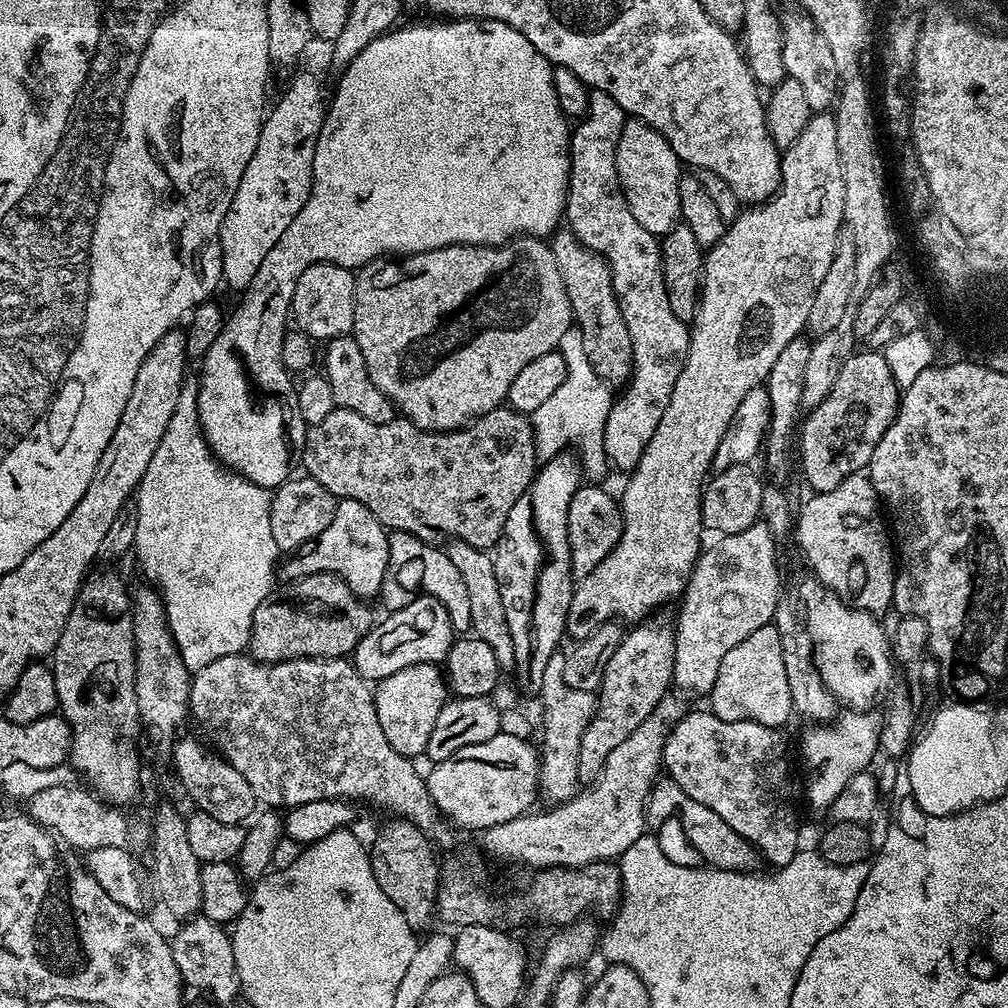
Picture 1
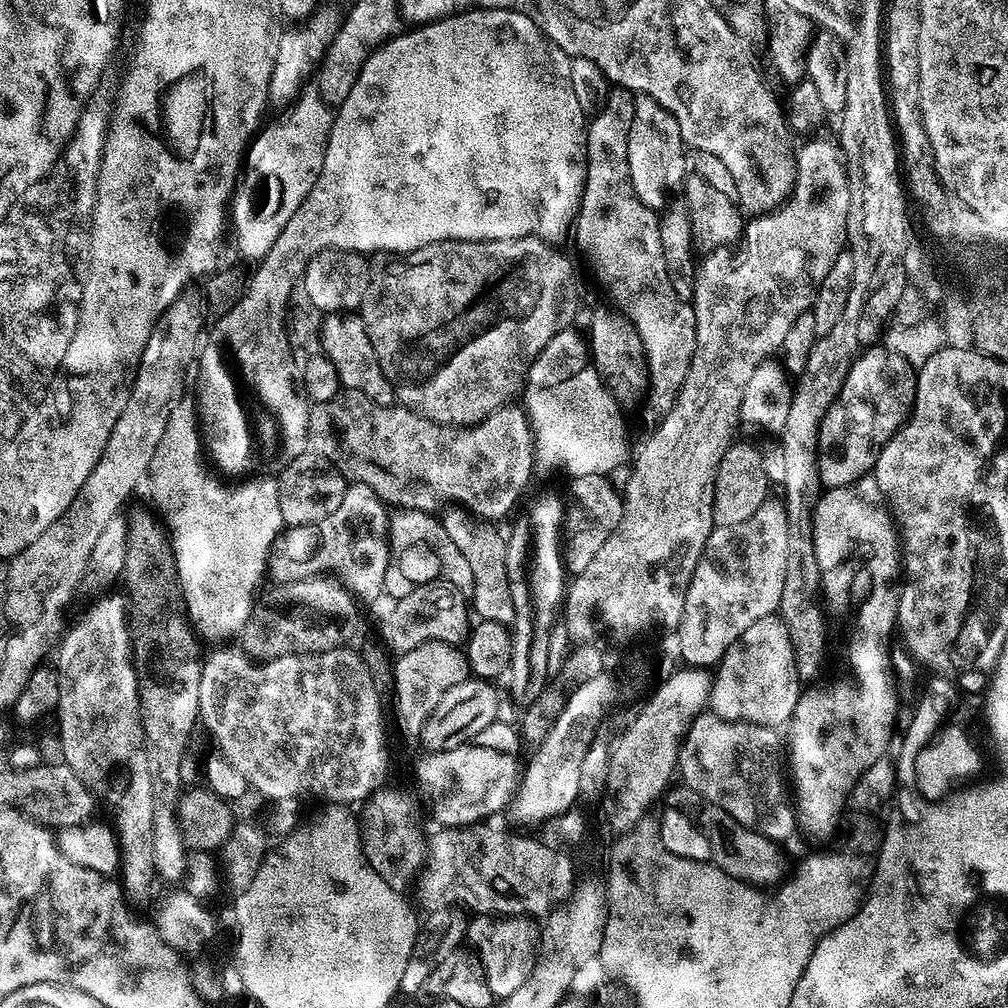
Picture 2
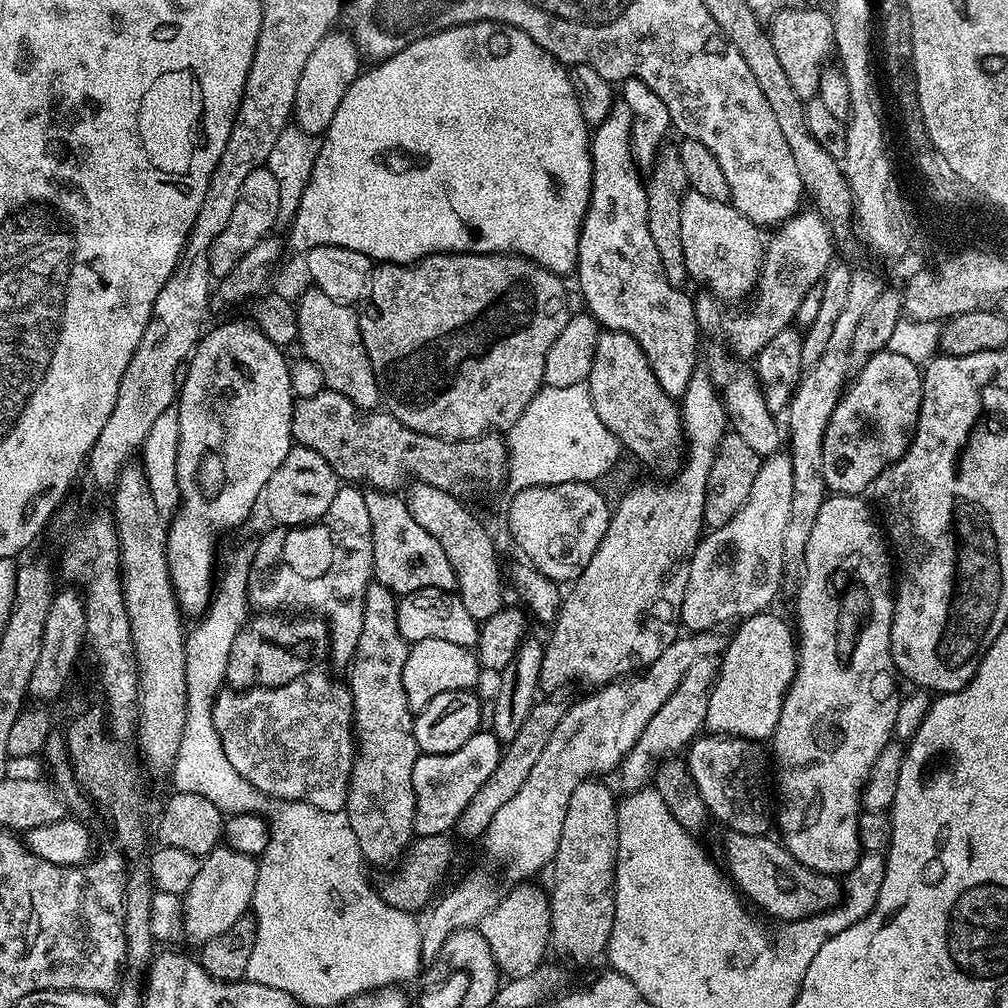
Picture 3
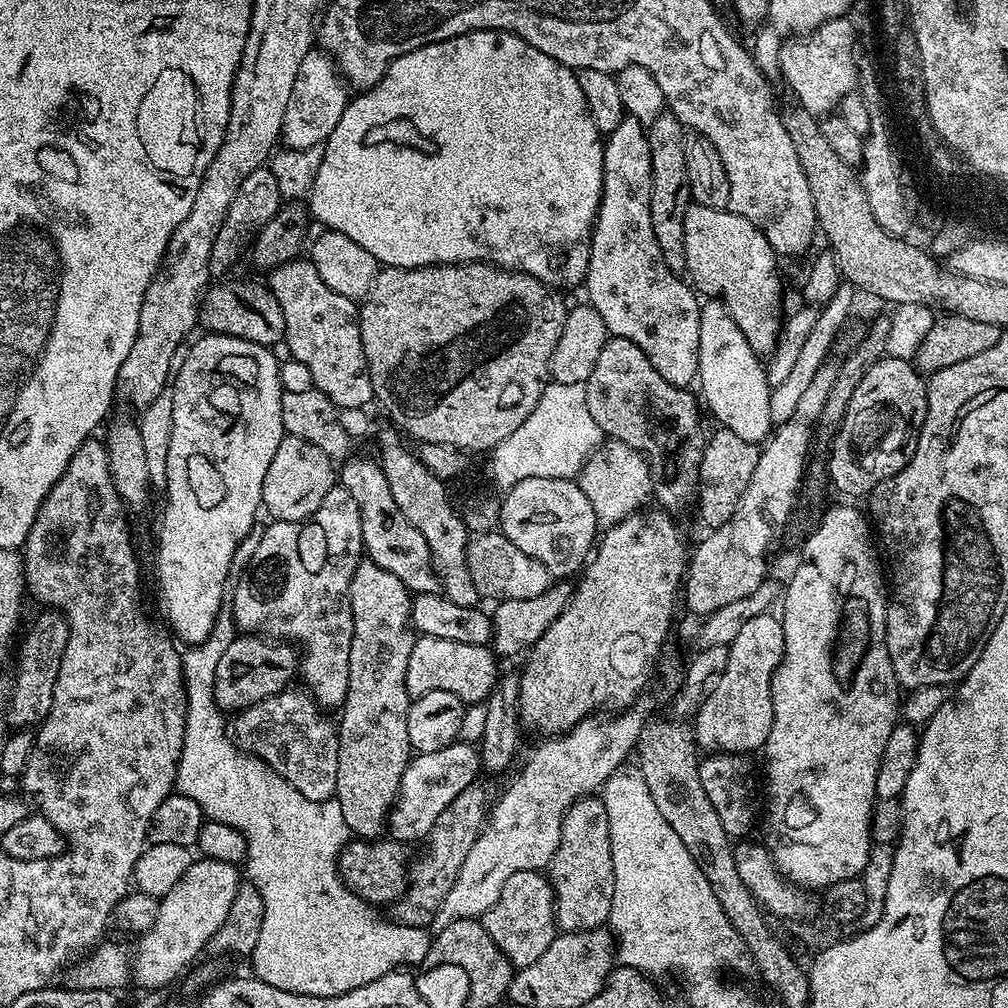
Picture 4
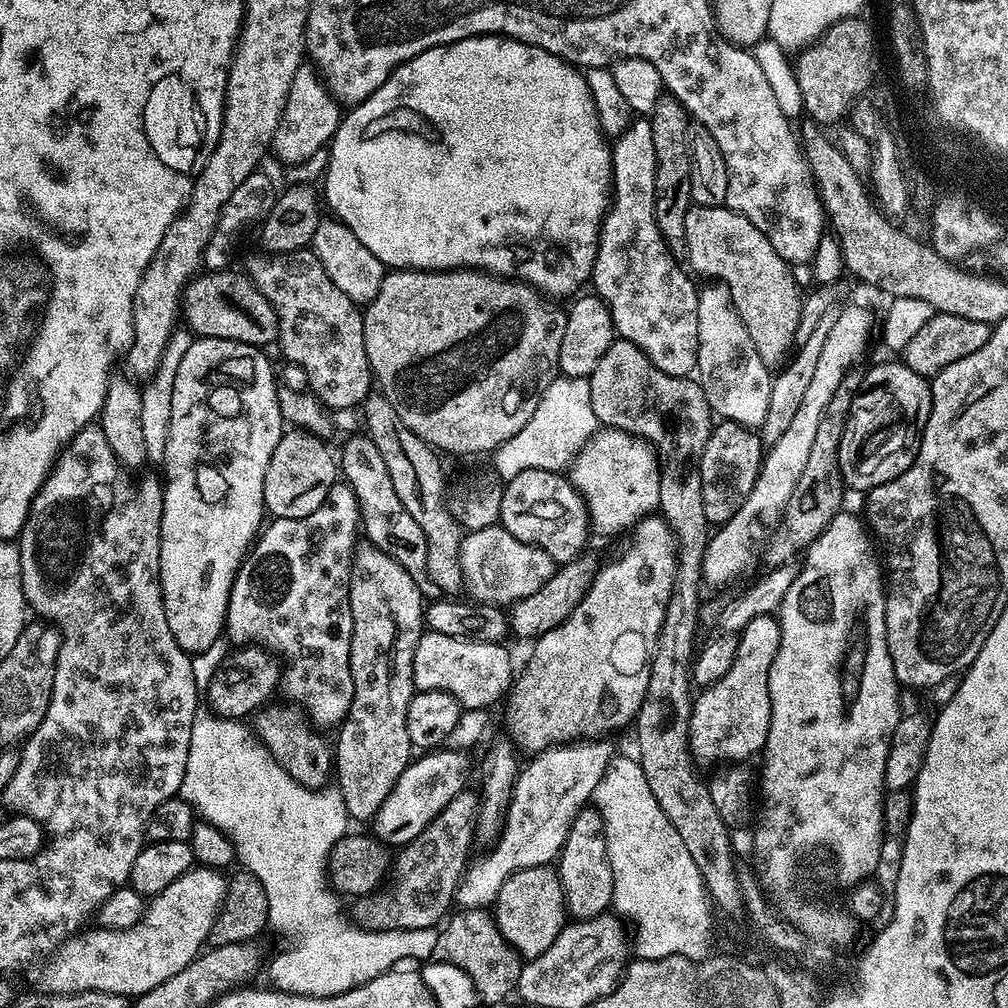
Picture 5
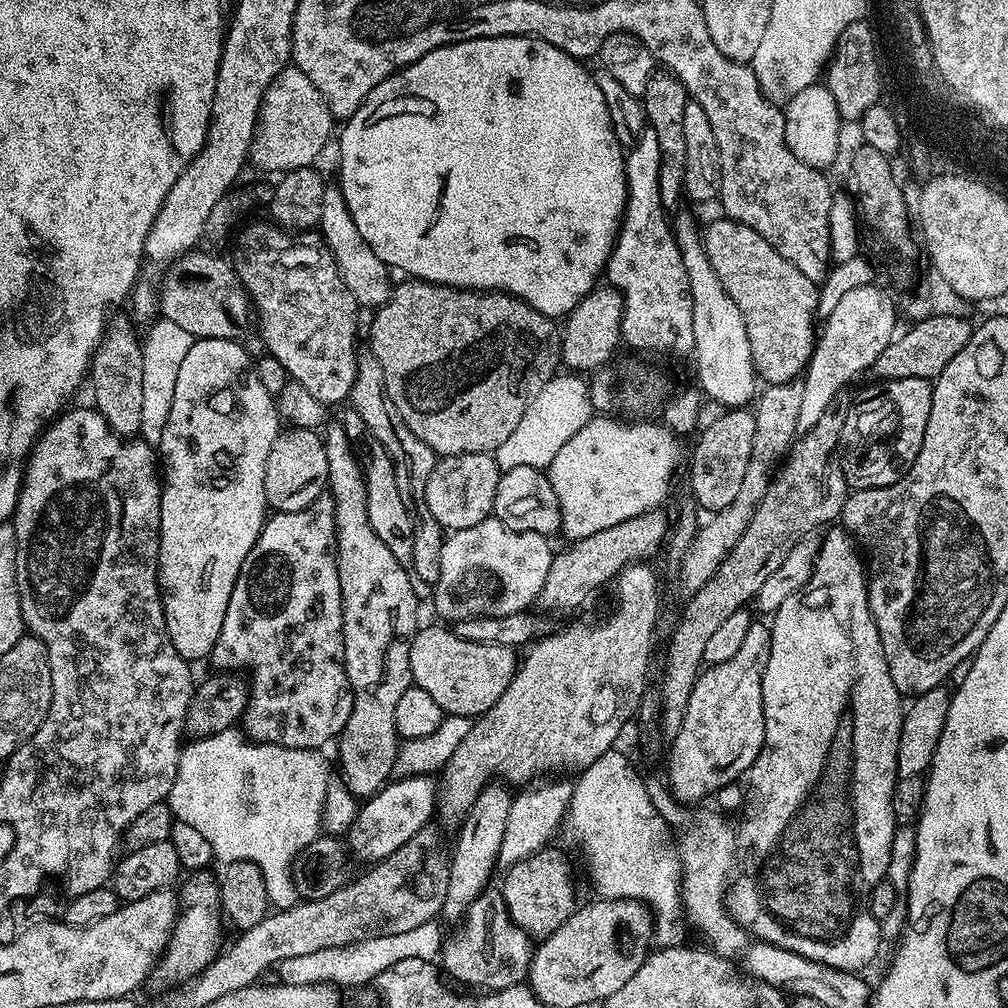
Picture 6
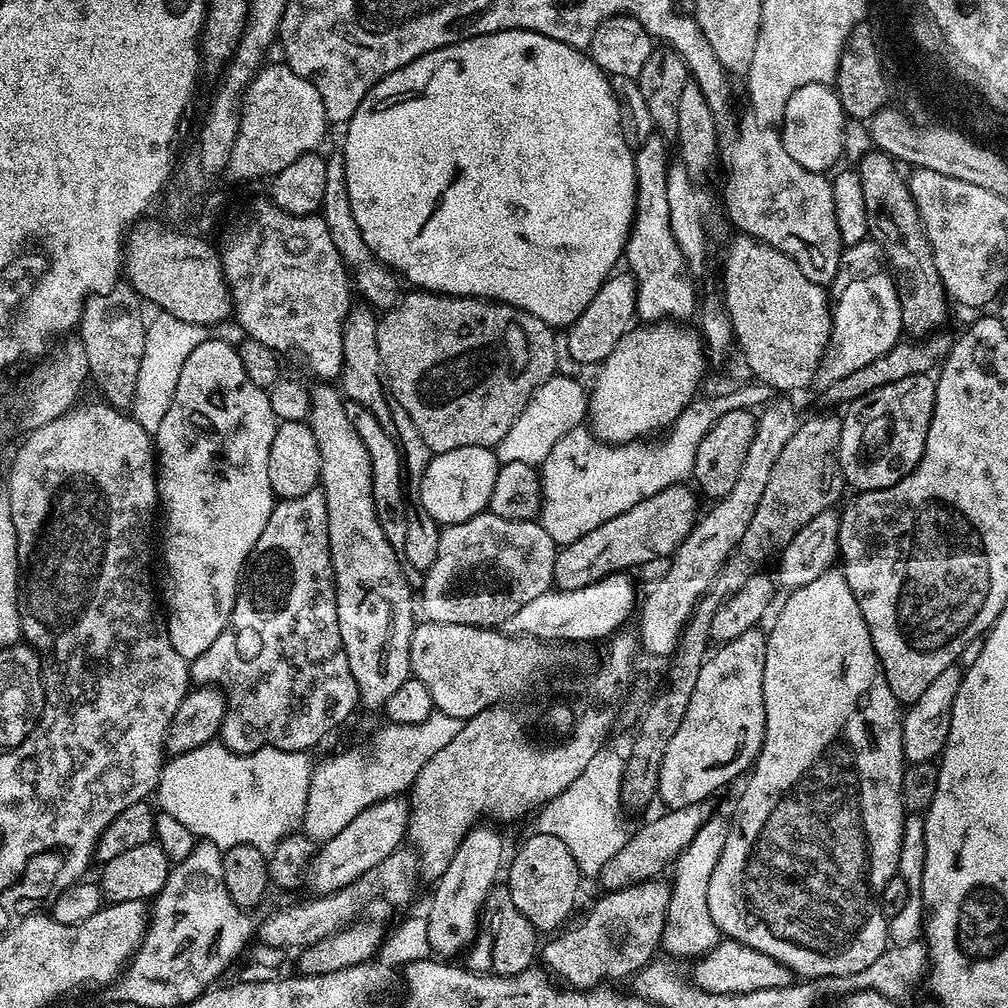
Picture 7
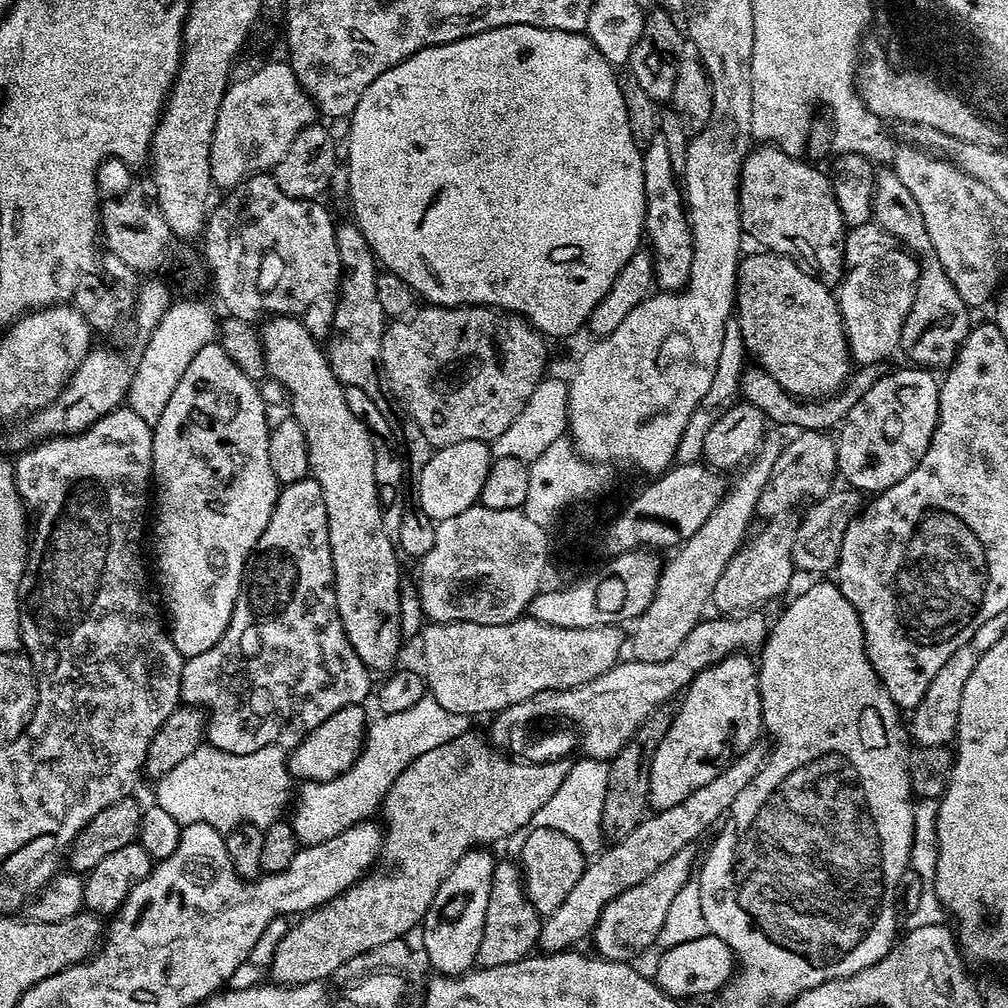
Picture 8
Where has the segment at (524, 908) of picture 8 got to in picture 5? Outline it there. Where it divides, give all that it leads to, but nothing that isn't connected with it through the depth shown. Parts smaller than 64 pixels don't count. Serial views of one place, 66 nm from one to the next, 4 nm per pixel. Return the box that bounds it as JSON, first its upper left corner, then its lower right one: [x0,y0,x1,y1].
[434,906,522,1005]

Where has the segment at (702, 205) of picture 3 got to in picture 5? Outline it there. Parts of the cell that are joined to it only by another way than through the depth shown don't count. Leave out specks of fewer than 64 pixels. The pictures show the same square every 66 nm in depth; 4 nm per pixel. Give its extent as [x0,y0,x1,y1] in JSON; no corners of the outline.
[686,206,802,366]

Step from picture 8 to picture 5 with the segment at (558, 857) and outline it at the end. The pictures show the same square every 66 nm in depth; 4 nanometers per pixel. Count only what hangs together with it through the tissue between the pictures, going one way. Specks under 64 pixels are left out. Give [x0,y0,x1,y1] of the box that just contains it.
[494,864,566,961]

